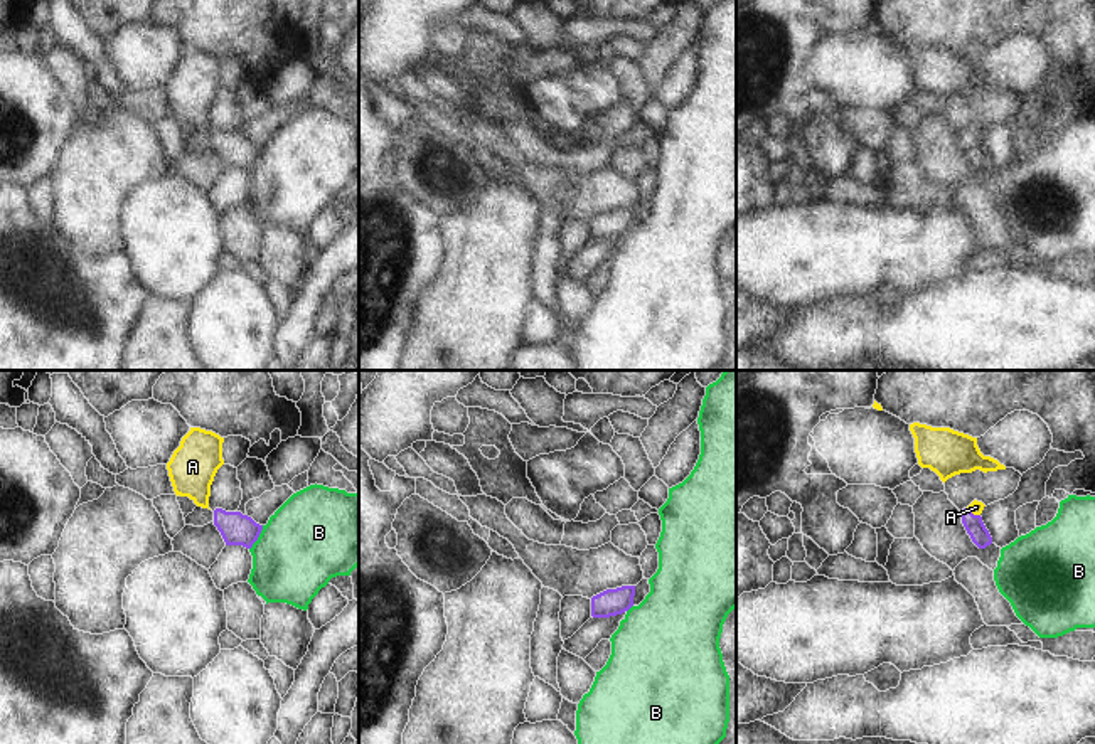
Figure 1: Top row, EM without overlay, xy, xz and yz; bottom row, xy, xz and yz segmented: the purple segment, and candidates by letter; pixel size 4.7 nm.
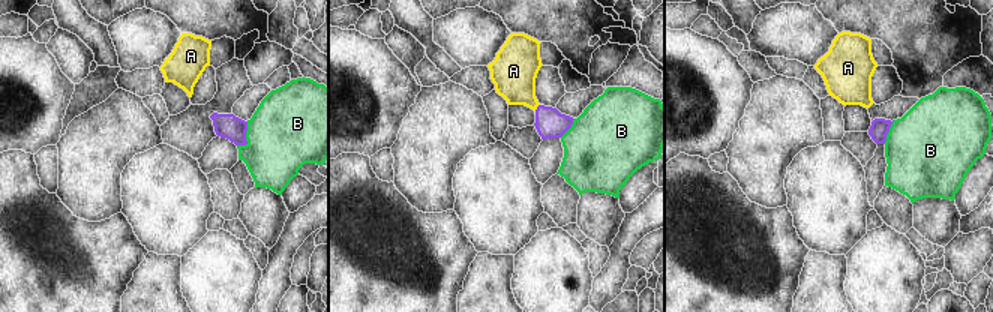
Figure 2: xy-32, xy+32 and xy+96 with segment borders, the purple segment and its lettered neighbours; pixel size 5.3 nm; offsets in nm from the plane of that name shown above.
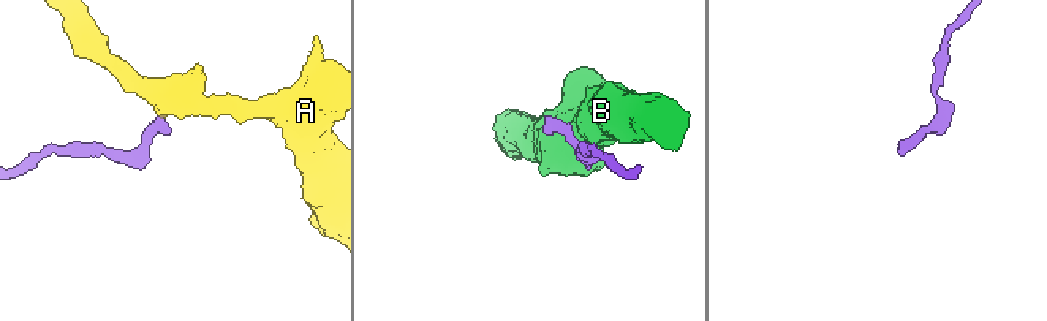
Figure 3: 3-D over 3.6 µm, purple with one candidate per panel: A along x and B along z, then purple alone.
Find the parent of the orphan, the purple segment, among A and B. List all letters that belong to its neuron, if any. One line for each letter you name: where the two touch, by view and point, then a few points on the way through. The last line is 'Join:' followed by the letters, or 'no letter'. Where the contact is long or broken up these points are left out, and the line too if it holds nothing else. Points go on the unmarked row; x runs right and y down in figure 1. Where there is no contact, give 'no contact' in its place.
A: contact yz (972, 137); way yz (974, 148), (972, 137), (976, 130)
Join: A

